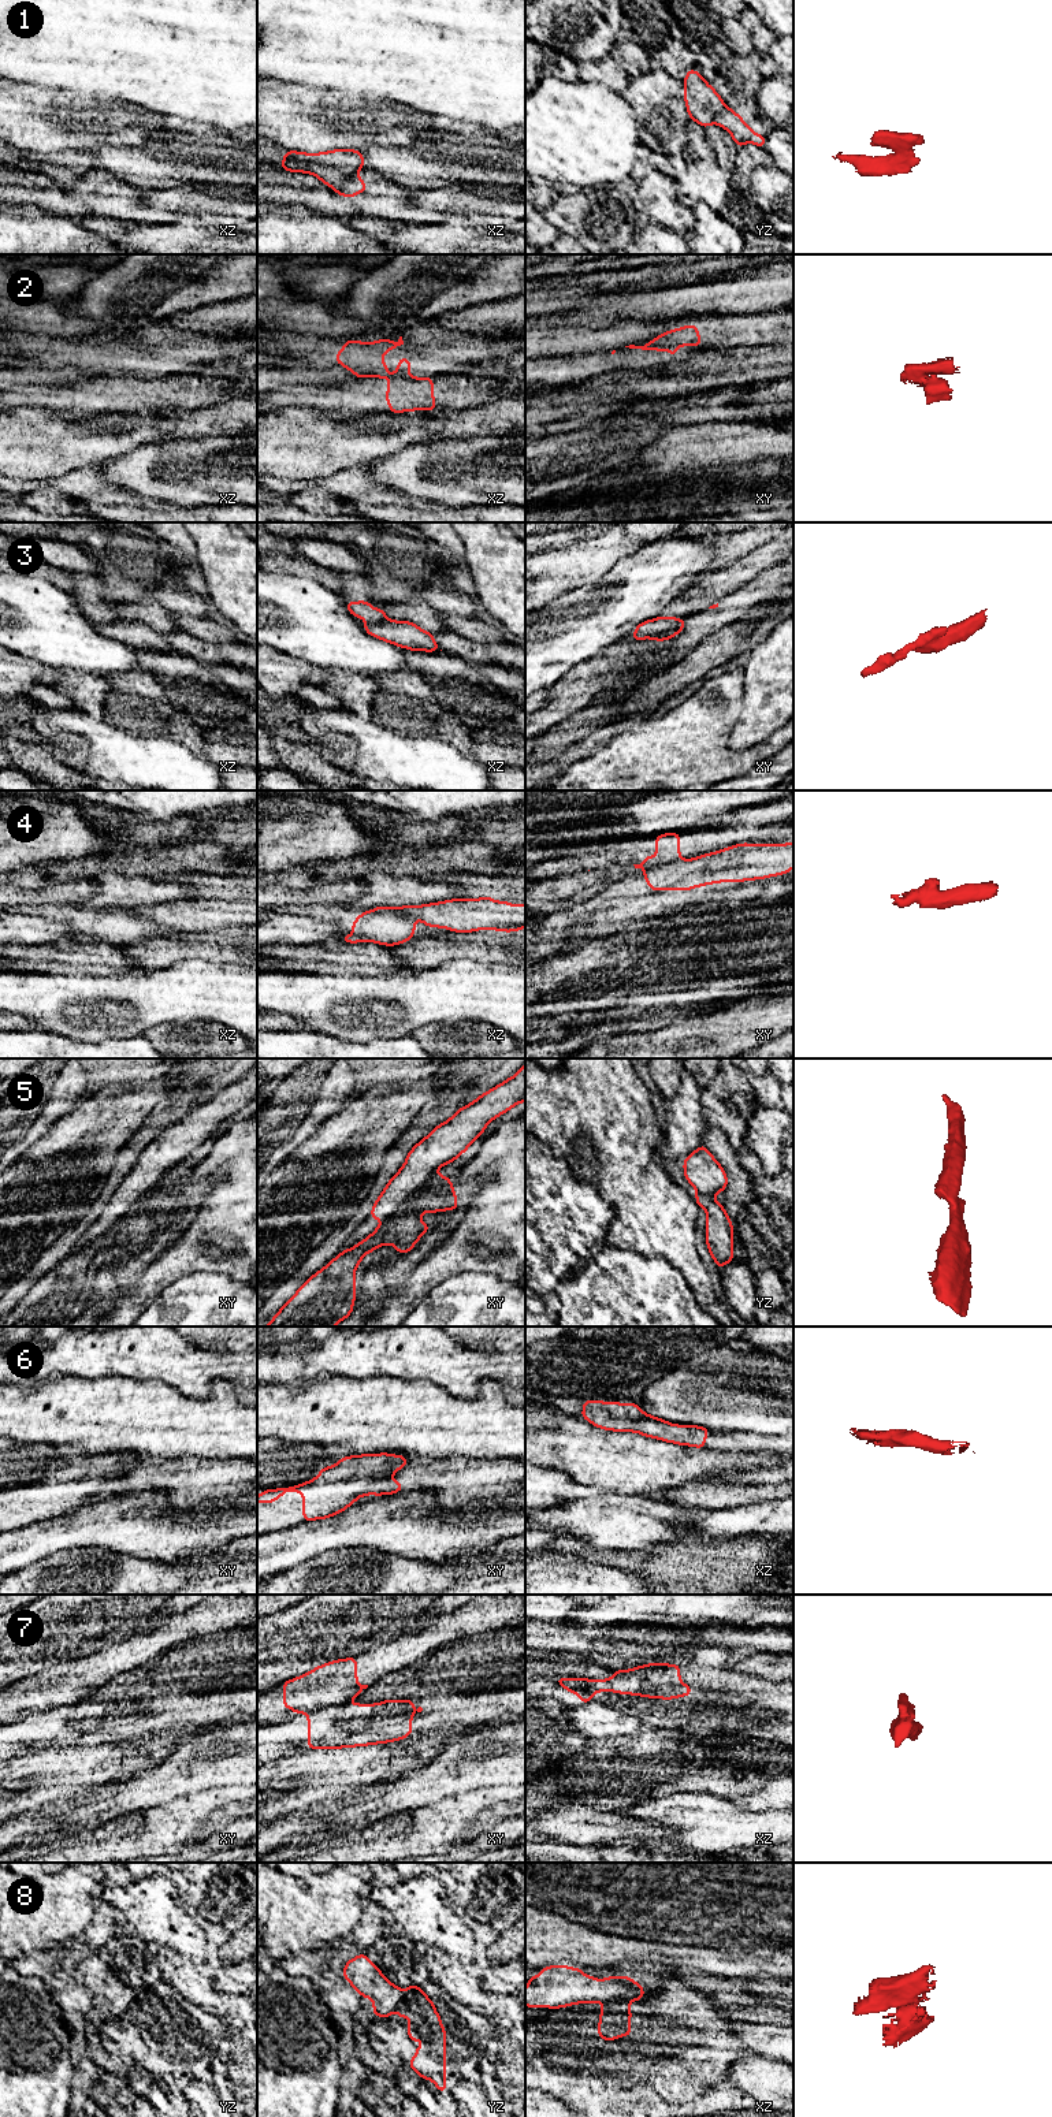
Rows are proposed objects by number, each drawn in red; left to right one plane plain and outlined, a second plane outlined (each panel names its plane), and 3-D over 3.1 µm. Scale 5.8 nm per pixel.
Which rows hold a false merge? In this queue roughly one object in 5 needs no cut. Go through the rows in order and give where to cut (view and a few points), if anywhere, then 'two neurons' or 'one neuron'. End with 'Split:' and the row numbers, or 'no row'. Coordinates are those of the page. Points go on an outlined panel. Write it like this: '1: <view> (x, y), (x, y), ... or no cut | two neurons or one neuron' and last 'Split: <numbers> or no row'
1: xz (354, 172), (333, 188) | two neurons
2: xy (651, 341), (664, 346), (676, 346) | two neurons
3: xy (677, 620), (668, 629), (647, 637) | two neurons
4: xy (680, 859), (646, 870) | two neurons
5: xy (432, 1172), (405, 1200), (401, 1209), (383, 1221) | two neurons
6: no cut | one neuron
7: xy (341, 1704), (330, 1704), (307, 1712) | two neurons
8: xz (628, 2000), (603, 2002) | two neurons
Split: 1, 2, 3, 4, 5, 7, 8

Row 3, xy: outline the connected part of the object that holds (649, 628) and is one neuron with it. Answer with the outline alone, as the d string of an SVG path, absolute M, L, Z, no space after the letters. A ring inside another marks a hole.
M658 617L654 620L644 621L639 624L633 632L633 635L642 637L642 639L648 639L650 636L654 636L657 633L663 633L669 630L677 618L674 617Z

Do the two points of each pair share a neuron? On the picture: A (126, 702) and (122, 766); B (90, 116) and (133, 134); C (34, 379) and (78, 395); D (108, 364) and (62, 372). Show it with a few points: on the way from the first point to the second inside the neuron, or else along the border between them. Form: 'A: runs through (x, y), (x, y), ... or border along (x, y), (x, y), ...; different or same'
A: border along (101, 720), (137, 735), (156, 737); different
B: runs through (101, 119), (122, 126); same
C: border along (82, 378), (62, 384), (19, 386); different
D: border along (48, 365), (62, 367), (69, 361), (90, 378); different

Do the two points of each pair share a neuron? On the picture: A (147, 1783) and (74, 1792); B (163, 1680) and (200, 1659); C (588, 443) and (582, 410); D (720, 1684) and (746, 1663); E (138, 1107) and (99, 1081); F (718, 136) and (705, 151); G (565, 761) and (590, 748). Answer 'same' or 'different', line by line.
A: different
B: different
C: different
D: different
E: different
F: different
G: same

